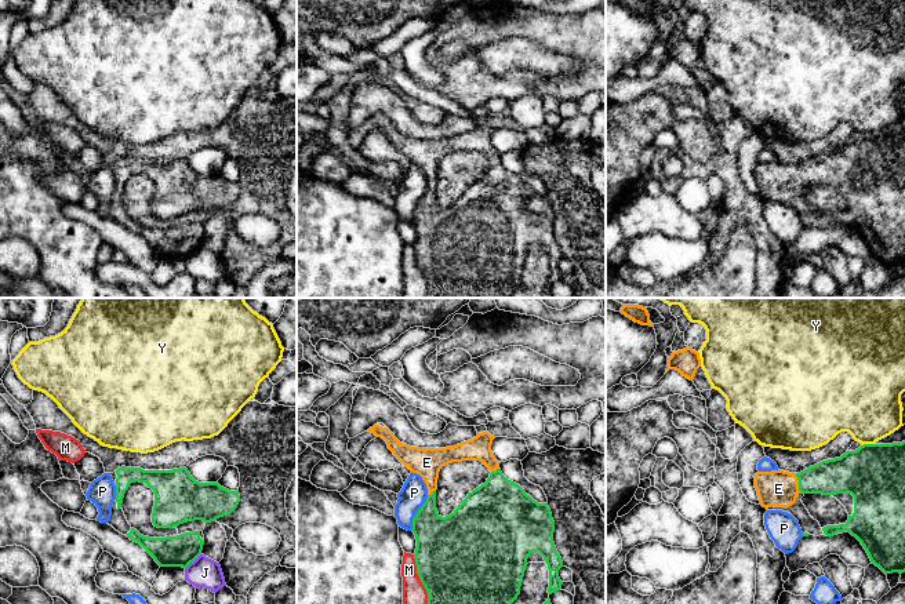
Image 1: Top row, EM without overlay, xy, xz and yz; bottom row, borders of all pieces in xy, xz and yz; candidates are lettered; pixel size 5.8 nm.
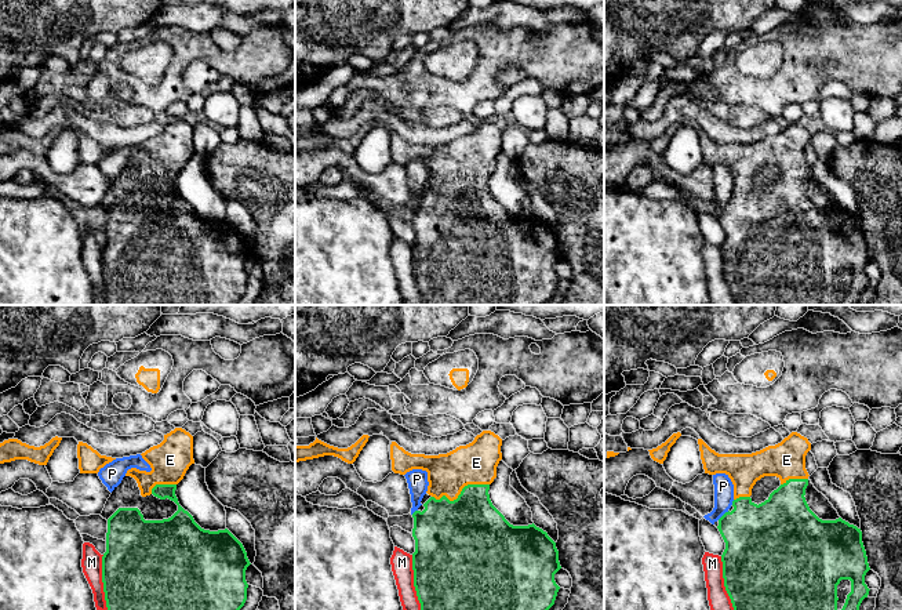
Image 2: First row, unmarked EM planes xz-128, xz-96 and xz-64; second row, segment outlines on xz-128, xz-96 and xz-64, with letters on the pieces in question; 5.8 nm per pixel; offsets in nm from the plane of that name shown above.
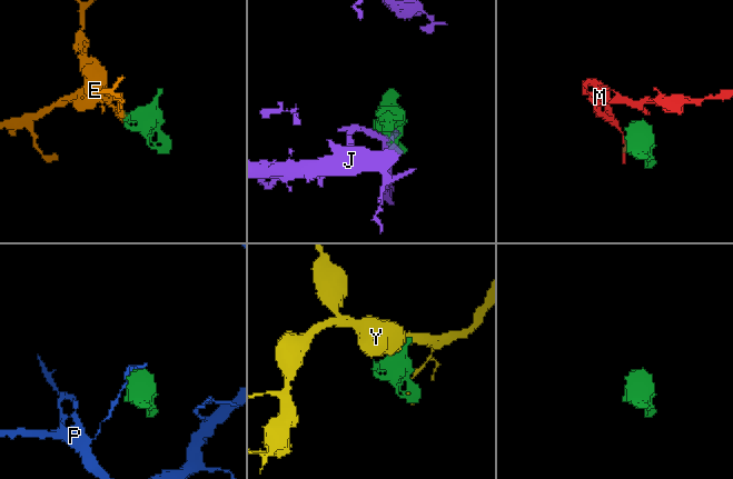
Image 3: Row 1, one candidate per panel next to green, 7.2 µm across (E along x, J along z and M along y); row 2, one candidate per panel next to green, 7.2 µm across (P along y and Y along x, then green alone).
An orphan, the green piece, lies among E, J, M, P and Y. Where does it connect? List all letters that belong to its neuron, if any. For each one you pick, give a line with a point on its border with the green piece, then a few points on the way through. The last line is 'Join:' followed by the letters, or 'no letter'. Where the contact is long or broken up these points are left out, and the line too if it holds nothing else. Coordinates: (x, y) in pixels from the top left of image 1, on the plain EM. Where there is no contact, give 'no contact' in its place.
E: meets green in yz at (799, 174)
Join: E

